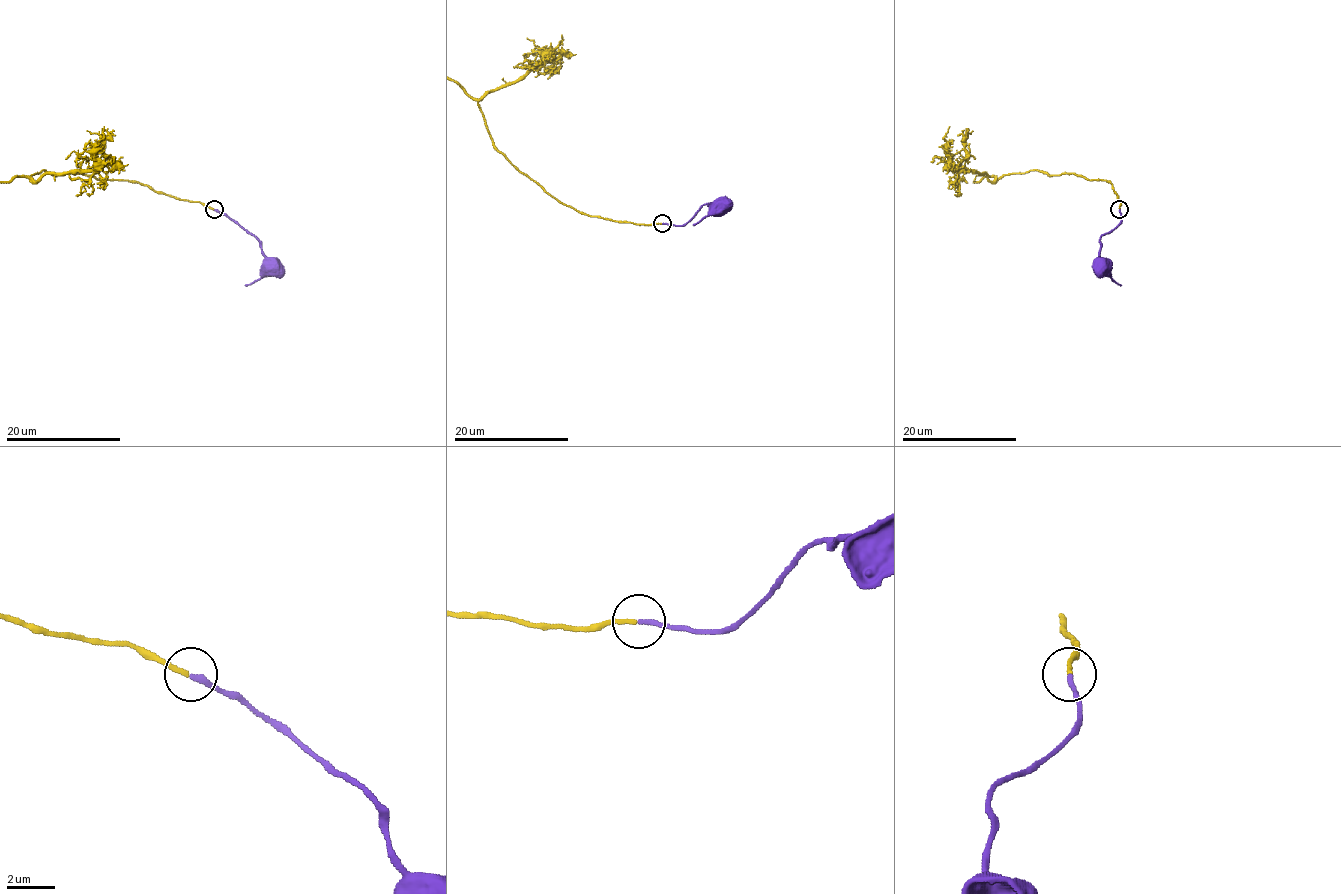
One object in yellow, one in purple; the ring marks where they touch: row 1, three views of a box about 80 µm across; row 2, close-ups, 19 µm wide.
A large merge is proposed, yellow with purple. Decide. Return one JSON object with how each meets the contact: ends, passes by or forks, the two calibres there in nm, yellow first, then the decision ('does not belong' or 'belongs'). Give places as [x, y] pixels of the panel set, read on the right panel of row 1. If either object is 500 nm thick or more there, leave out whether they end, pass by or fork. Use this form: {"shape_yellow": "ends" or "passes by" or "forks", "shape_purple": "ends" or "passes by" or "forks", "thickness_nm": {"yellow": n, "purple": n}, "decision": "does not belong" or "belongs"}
{"shape_yellow": "ends", "shape_purple": "ends", "thickness_nm": {"yellow": 200, "purple": 240}, "decision": "belongs"}

